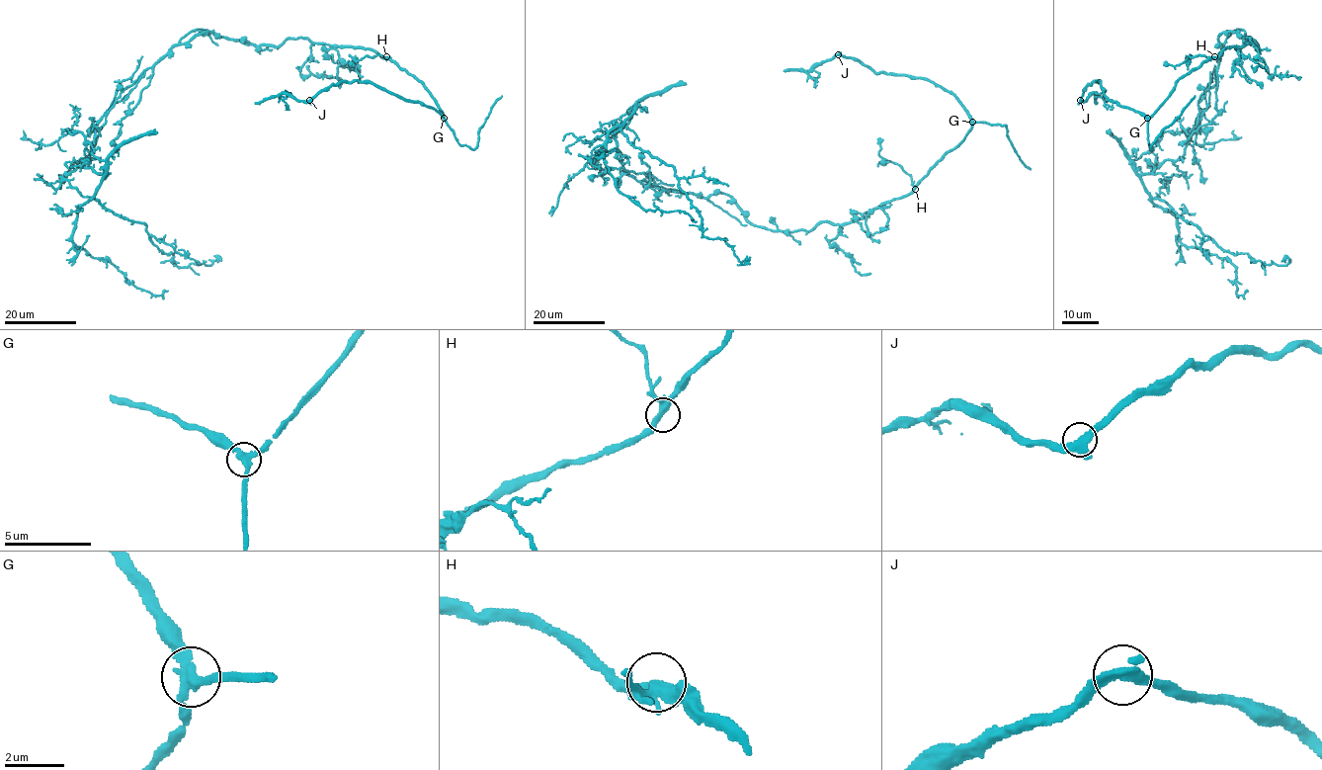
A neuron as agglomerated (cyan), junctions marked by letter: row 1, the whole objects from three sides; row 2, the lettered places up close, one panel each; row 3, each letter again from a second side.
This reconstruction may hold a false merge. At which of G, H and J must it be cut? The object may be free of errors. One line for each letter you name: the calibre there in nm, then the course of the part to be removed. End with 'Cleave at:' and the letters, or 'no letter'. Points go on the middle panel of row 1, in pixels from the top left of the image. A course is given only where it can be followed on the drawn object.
Cleave at: no letter

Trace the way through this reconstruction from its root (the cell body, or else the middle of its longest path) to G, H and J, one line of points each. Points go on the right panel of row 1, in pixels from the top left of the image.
G: (1234, 33), (1249, 36), (1257, 45), (1247, 38), (1249, 42), (1208, 57), (1184, 74), (1148, 118)
H: (1234, 33), (1249, 36), (1257, 45), (1247, 38), (1249, 42), (1226, 47), (1214, 56)
J: (1234, 33), (1257, 45), (1247, 38), (1249, 42), (1208, 57), (1150, 116), (1111, 101), (1098, 81), (1080, 100)

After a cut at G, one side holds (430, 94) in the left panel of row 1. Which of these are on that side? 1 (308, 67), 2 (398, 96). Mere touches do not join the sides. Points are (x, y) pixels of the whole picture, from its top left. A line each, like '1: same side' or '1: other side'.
1: same side
2: other side

